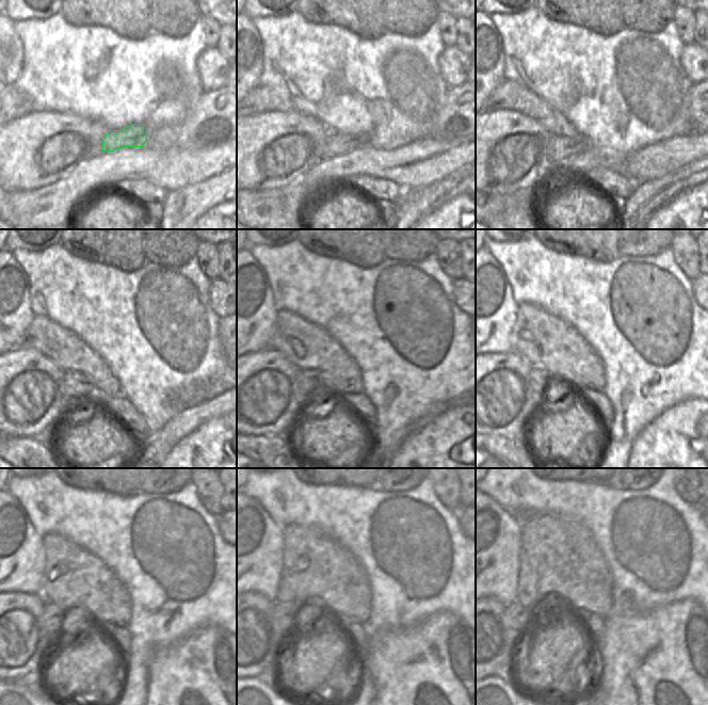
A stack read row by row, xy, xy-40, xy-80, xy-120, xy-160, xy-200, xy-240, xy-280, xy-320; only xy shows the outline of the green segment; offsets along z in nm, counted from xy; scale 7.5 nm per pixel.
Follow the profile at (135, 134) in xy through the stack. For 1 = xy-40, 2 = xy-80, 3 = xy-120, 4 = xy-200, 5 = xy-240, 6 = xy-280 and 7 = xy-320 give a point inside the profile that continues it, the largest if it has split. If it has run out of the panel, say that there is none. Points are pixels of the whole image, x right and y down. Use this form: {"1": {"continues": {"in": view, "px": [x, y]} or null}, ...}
{"1": {"continues": {"in": "xy-40", "px": [337, 143]}}, "2": {"continues": {"in": "xy-80", "px": [563, 147]}}, "3": {"continues": {"in": "xy-120", "px": [77, 385]}}, "4": {"continues": {"in": "xy-200", "px": [541, 381]}}, "5": {"continues": {"in": "xy-240", "px": [54, 618]}}, "6": {"continues": {"in": "xy-280", "px": [288, 617]}}, "7": {"continues": {"in": "xy-320", "px": [516, 617]}}}

